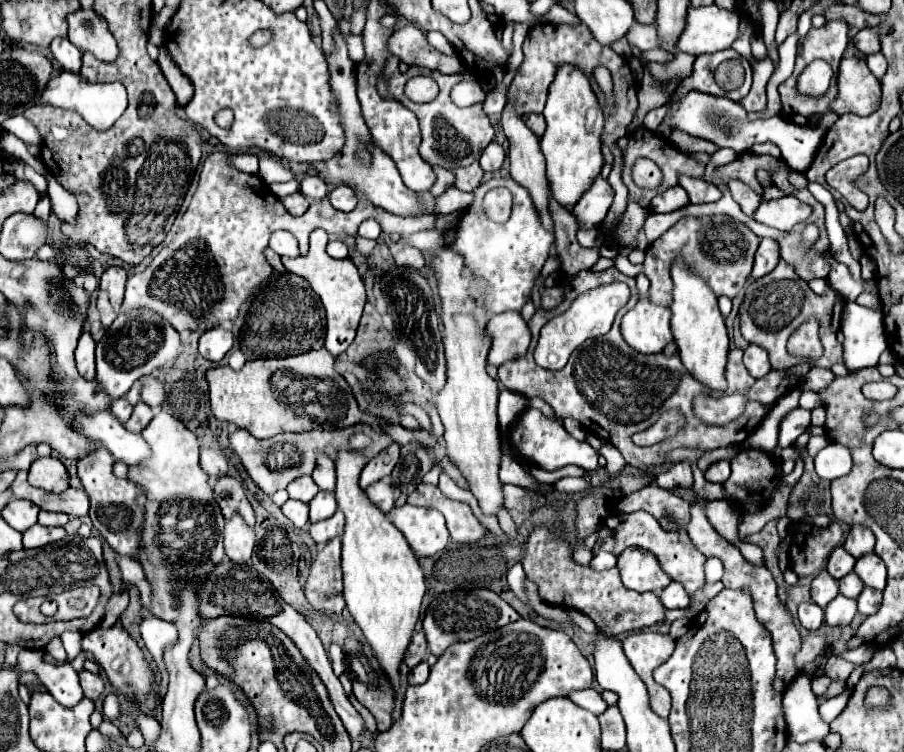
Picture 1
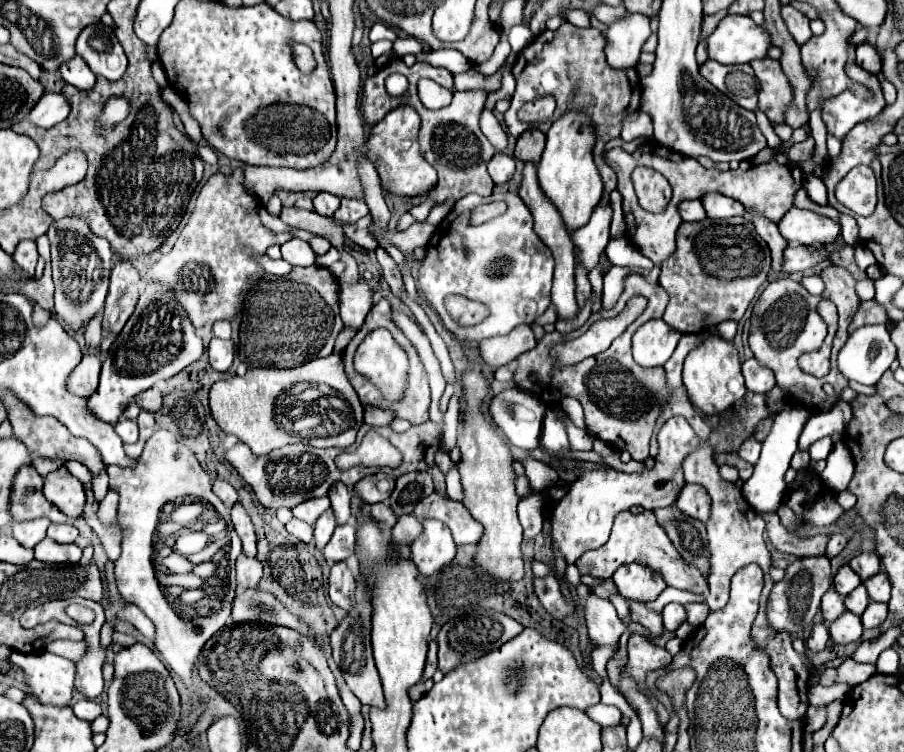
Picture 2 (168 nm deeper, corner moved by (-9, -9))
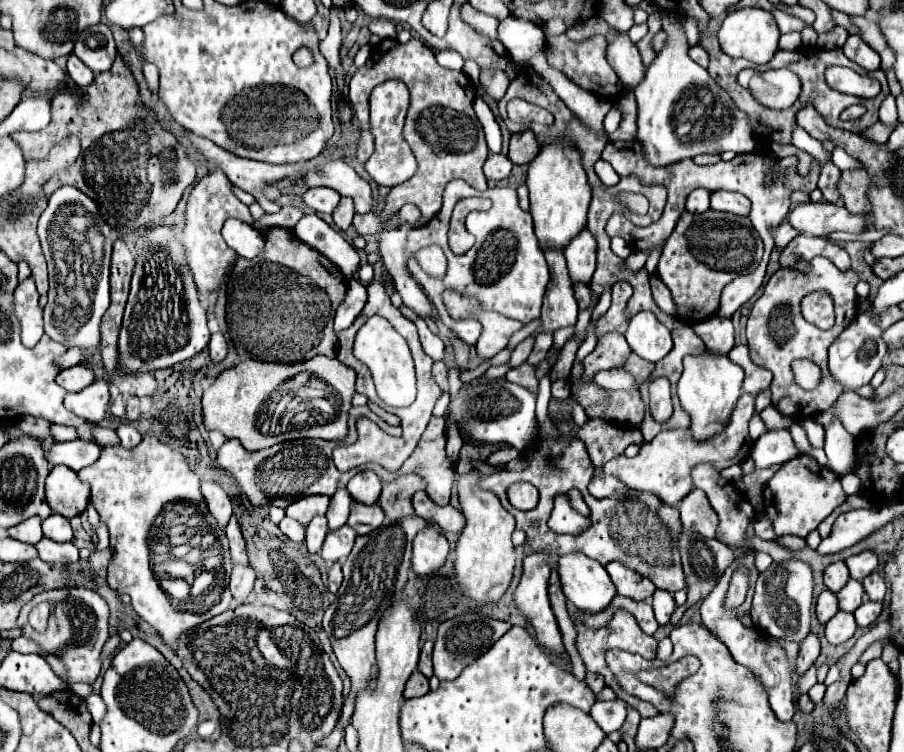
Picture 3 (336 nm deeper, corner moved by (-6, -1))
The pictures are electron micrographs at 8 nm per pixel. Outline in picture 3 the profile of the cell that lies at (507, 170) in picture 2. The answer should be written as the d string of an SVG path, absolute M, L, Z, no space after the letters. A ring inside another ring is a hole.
M493 153L493 155L487 157L483 171L485 171L485 177L487 177L487 179L499 181L499 179L509 177L511 167L513 167L513 163L509 161L507 155L503 155L503 153Z

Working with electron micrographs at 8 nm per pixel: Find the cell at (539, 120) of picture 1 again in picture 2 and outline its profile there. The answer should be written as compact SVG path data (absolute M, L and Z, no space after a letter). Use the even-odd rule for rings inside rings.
M528 129L518 137L514 157L524 161L524 163L538 165L538 161L542 157L542 151L544 151L544 143L546 143L546 135L542 131Z

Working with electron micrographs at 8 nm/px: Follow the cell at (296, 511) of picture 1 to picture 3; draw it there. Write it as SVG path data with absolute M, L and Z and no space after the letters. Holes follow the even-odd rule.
M285 517L281 523L279 523L279 529L291 539L291 541L303 541L305 539L305 527L301 523L297 523L295 519L291 517Z

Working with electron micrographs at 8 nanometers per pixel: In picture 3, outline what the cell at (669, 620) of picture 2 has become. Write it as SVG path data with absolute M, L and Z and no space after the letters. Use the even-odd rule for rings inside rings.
M657 589L653 593L653 611L655 611L655 617L657 617L657 623L659 625L667 625L673 611L675 611L675 599L669 591L661 591Z

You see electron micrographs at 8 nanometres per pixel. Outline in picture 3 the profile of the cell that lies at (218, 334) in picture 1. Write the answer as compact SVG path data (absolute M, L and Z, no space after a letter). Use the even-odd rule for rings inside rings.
M213 333L211 341L209 341L209 355L213 363L219 363L225 359L227 355L227 341L223 337L223 333Z

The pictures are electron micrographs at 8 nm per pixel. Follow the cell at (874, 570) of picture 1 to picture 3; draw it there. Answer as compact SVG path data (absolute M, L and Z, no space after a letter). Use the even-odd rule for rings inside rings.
M873 571L873 575L863 579L863 587L865 587L865 593L869 595L869 599L883 601L883 597L885 597L885 579L877 571Z

